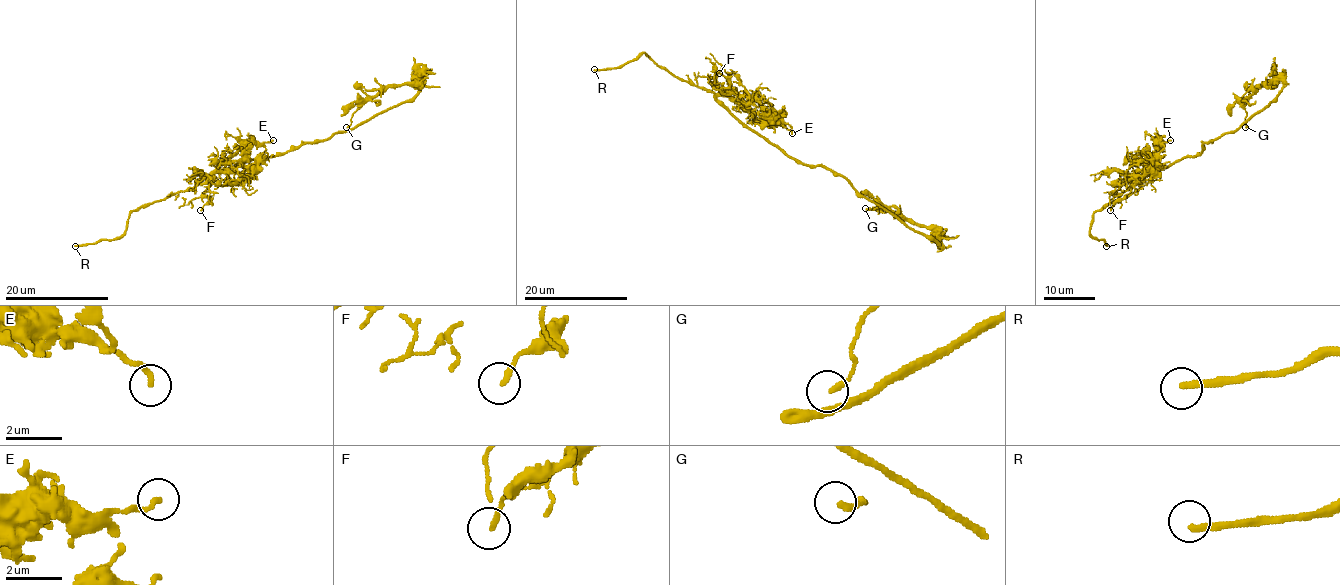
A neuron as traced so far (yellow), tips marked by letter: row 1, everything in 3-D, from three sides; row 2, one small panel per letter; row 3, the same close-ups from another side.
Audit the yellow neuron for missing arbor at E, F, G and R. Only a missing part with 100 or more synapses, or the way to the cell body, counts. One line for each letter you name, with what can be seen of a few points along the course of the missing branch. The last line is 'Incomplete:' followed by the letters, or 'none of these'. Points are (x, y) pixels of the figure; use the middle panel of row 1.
Incomplete: R

